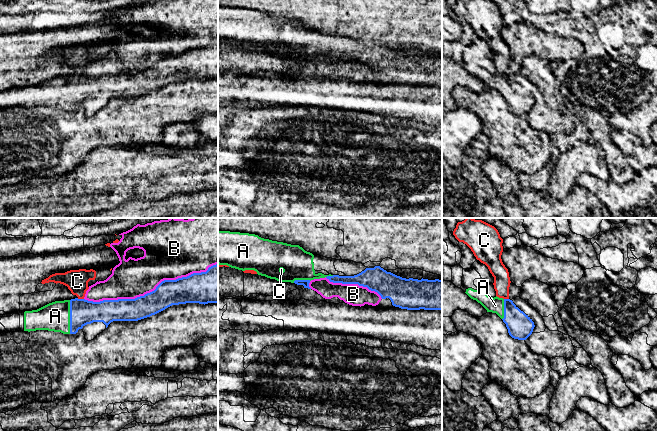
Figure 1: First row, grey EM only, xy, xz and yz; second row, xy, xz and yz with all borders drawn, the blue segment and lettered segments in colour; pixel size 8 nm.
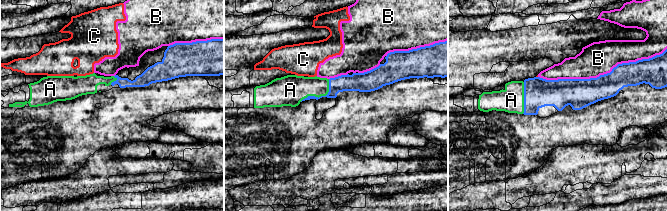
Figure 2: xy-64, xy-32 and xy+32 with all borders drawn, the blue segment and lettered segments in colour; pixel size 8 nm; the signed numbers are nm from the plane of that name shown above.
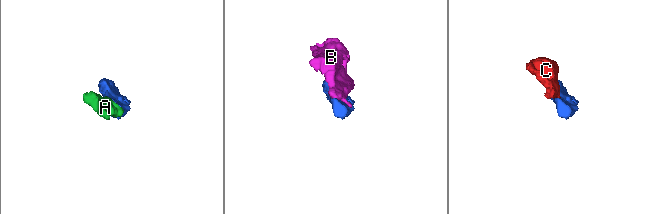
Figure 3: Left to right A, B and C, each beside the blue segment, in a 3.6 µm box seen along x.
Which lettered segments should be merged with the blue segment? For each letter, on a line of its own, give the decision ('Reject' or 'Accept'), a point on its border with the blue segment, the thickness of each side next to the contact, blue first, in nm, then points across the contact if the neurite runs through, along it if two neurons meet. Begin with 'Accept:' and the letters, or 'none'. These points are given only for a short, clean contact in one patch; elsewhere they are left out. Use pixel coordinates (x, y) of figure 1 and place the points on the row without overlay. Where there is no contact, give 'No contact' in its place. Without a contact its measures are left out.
Accept: A
A: Accept. Touches blue at xy (70, 93). Thickness 200 nm (blue) against 240 nm
B: Reject. Touches blue at xy (150, 68). Thickness 200 nm (blue) against 320 nm
C: Reject. Touches blue at xy (80, 75). Thickness 200 nm (blue) against 180 nm. Boundary: xy (77, 74), (83, 75)

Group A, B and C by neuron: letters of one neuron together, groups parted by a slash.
A / B C

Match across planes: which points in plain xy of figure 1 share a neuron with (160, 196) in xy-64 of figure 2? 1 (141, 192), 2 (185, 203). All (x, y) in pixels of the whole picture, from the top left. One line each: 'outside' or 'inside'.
1: outside
2: inside

